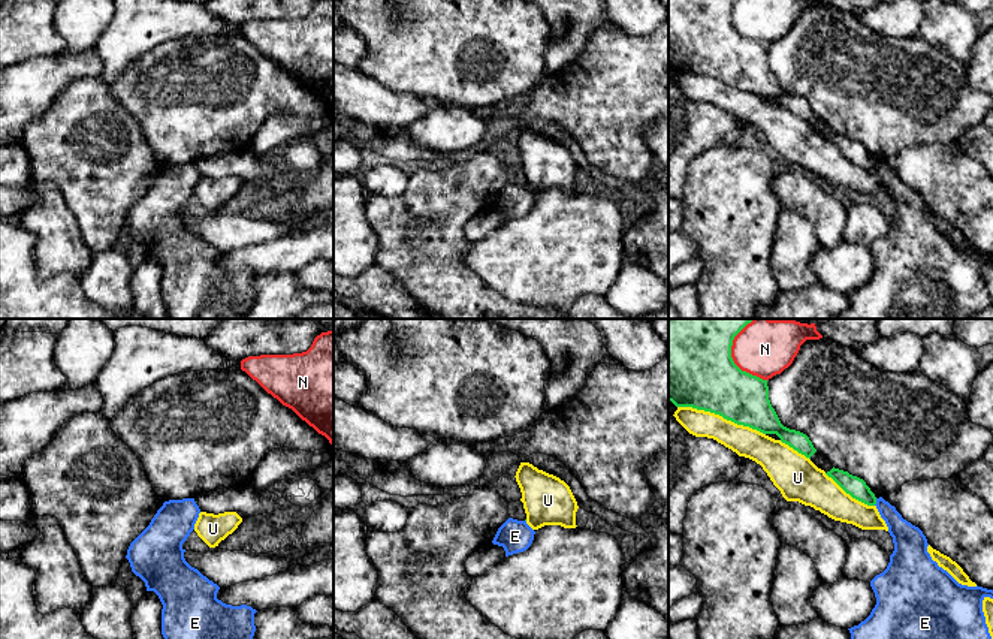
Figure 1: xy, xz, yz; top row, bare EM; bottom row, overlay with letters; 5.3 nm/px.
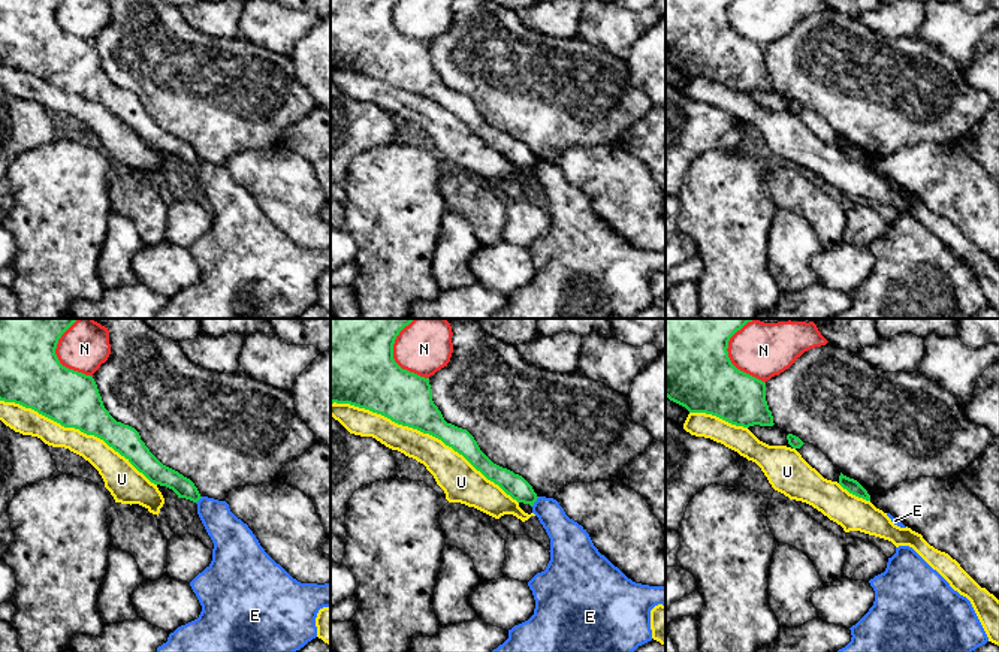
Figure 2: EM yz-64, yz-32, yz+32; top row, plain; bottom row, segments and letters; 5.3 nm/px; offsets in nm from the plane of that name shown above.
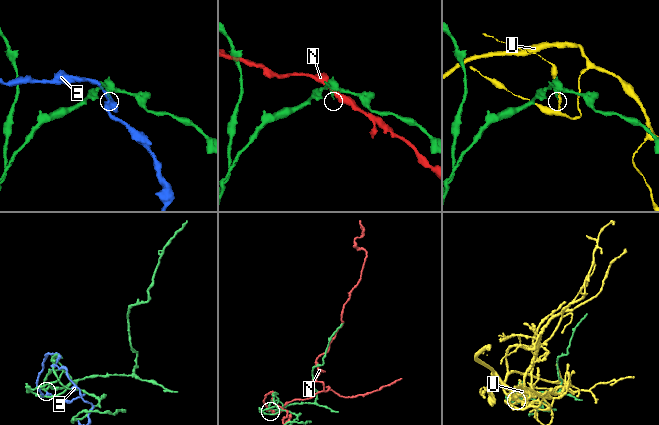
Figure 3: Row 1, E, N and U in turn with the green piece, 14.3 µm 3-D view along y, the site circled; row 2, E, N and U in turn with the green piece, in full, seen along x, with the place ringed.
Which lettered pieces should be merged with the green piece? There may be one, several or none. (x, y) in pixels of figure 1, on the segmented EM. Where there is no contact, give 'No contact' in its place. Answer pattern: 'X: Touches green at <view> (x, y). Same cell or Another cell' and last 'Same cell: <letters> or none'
E: Touches green at yz (875, 502). Another cell
N: Touches green at yz (730, 356). Another cell
U: Touches green at yz (721, 415). Another cell
Same cell: none

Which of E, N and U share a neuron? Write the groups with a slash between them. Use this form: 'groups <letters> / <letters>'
groups E / N / U

